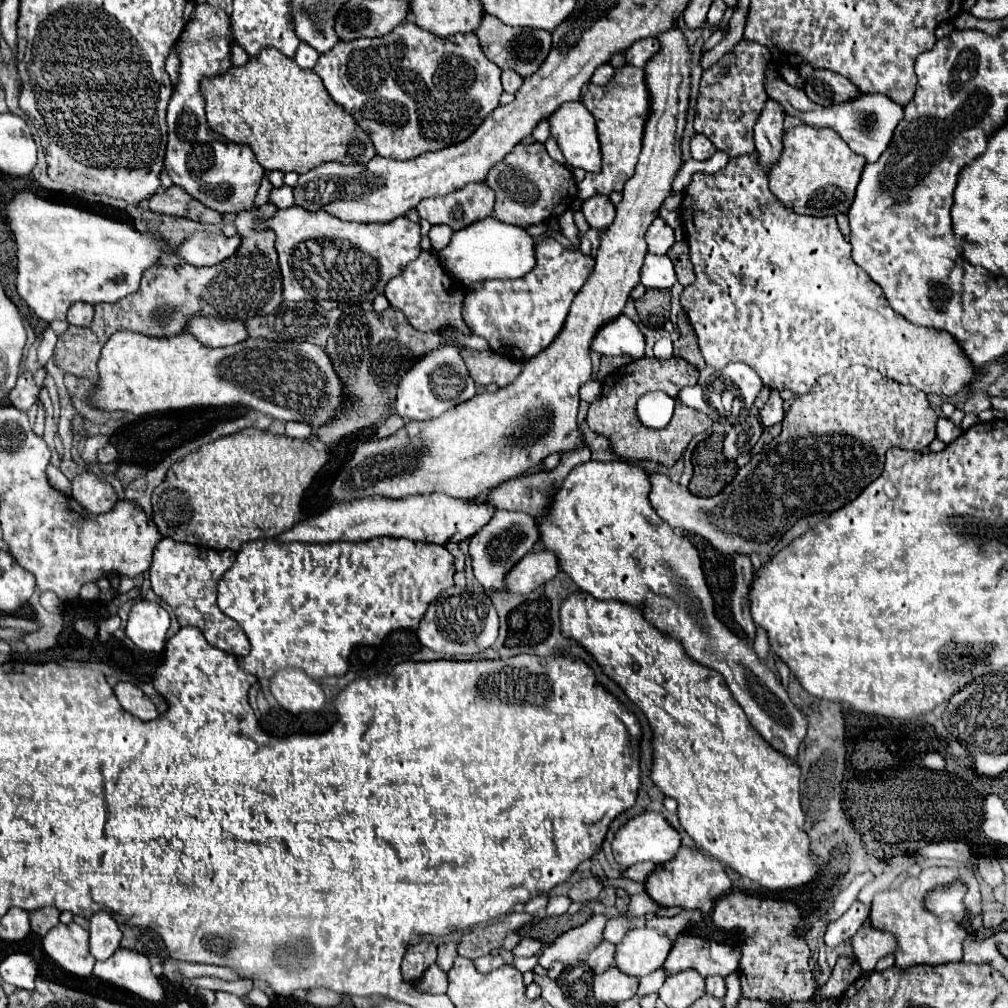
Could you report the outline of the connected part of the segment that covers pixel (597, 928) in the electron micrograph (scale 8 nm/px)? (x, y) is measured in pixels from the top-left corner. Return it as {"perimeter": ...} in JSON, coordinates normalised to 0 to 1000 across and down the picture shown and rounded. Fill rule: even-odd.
{"perimeter":[[[589,907],[577,919],[560,925],[556,931],[552,931],[550,937],[546,937],[540,942],[534,956],[544,960],[550,952],[560,954],[562,958],[571,958],[579,954],[585,948],[585,944],[597,935],[597,923],[601,915],[603,911],[599,907]]]}

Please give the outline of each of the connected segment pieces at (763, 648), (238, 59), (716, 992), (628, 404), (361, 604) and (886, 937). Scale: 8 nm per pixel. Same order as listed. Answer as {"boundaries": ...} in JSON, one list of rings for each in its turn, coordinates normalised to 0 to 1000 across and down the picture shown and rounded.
{"boundaries":[[[[750,623],[750,637],[748,637],[748,647],[758,655],[762,651],[762,633],[756,623]]],[[[235,44],[229,46],[229,62],[232,65],[240,65],[246,62],[248,56]]],[[[704,968],[700,970],[700,984],[712,992],[720,988],[720,974],[716,968]]],[[[635,355],[633,359],[625,359],[623,363],[617,363],[609,367],[605,373],[601,373],[597,381],[597,393],[585,401],[583,407],[583,423],[591,431],[597,431],[605,437],[607,446],[613,452],[619,454],[631,454],[631,456],[649,456],[657,462],[669,462],[671,456],[677,452],[685,437],[702,427],[706,423],[706,415],[700,411],[694,411],[692,407],[685,405],[671,405],[669,415],[659,427],[647,427],[637,423],[637,419],[631,413],[631,399],[637,391],[645,387],[657,387],[661,391],[673,391],[677,383],[688,383],[692,379],[692,367],[685,363],[677,355],[663,355],[663,357],[653,357],[653,355]]],[[[266,534],[266,536],[256,536],[256,538],[244,538],[244,542],[240,542],[240,546],[236,546],[236,554],[234,554],[232,562],[218,575],[216,601],[224,611],[228,611],[230,615],[234,615],[238,619],[238,623],[244,627],[244,631],[250,639],[248,649],[242,653],[236,653],[236,659],[240,665],[244,665],[246,669],[250,669],[254,673],[270,673],[278,665],[298,663],[304,669],[308,669],[308,673],[315,675],[321,671],[343,669],[345,651],[351,641],[377,639],[383,633],[383,629],[387,629],[391,625],[413,625],[425,599],[431,593],[435,593],[435,589],[438,589],[438,585],[442,585],[446,581],[450,581],[450,554],[440,542],[435,542],[435,540],[409,538],[409,536],[399,536],[399,534],[371,534],[367,538],[327,538],[327,540],[319,542],[319,540],[300,540],[300,538],[276,540],[276,538],[270,538],[270,534]]],[[[855,919],[851,927],[845,929],[845,940],[855,964],[861,966],[867,962],[867,956],[881,946],[889,946],[891,935],[885,927],[869,923],[865,919]]]]}

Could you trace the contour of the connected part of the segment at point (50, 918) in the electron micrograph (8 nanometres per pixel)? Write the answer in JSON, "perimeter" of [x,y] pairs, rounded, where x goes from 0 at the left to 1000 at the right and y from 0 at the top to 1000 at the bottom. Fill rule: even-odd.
{"perimeter":[[[40,901],[30,905],[30,917],[32,923],[40,929],[44,929],[50,921],[54,921],[60,915],[60,903],[58,901]]]}

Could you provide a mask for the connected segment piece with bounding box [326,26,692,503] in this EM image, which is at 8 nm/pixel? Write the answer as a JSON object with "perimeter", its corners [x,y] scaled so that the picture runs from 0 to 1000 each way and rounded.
{"perimeter":[[[673,26],[653,34],[653,42],[655,42],[655,50],[639,65],[641,85],[645,91],[645,115],[639,123],[637,151],[631,163],[631,171],[619,183],[617,198],[611,204],[611,216],[595,236],[591,264],[585,276],[581,278],[581,284],[577,284],[575,292],[569,296],[565,304],[565,312],[562,315],[562,323],[558,325],[558,331],[554,331],[554,335],[550,337],[550,343],[546,343],[546,347],[538,347],[538,351],[534,351],[532,355],[526,355],[526,359],[520,361],[520,367],[506,383],[496,385],[494,389],[474,391],[466,399],[458,399],[442,407],[442,411],[435,415],[421,417],[421,419],[405,419],[393,431],[381,437],[363,438],[355,442],[349,456],[329,478],[323,490],[327,498],[347,498],[351,494],[363,494],[363,492],[381,492],[381,494],[393,496],[409,490],[437,488],[452,496],[471,496],[477,499],[495,480],[520,470],[524,464],[532,462],[542,452],[550,448],[554,450],[567,448],[581,440],[579,431],[573,425],[571,411],[573,411],[573,399],[575,399],[575,393],[573,393],[575,383],[589,377],[587,359],[585,359],[587,337],[591,335],[597,323],[601,323],[603,319],[607,319],[619,310],[625,290],[635,282],[635,266],[637,266],[639,254],[643,252],[639,232],[647,222],[647,218],[653,216],[653,208],[657,200],[667,192],[667,181],[679,163],[675,141],[677,141],[683,103],[685,103],[687,52],[681,42],[681,36]]]}

